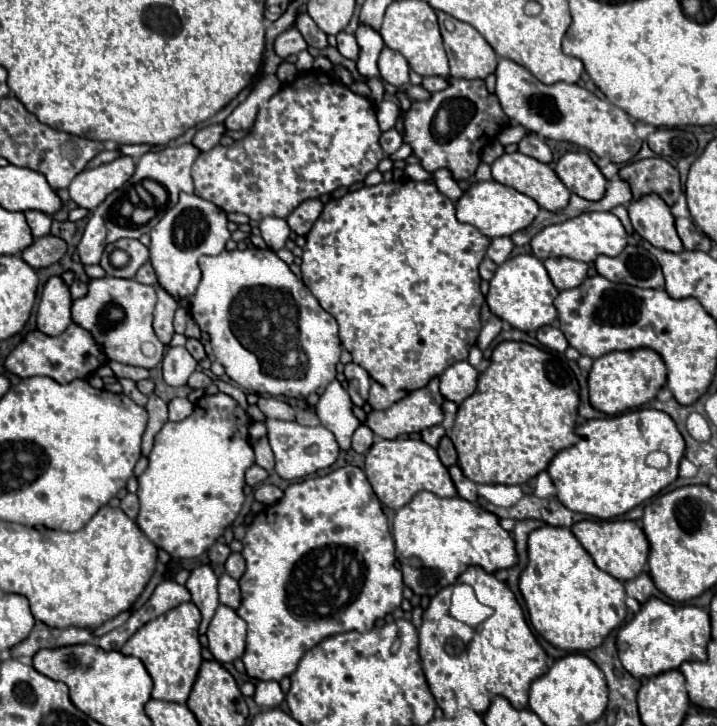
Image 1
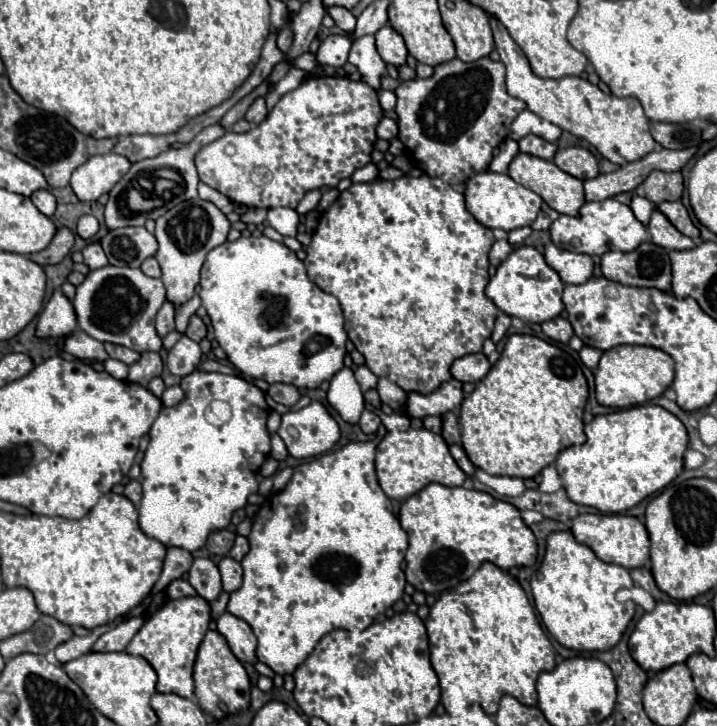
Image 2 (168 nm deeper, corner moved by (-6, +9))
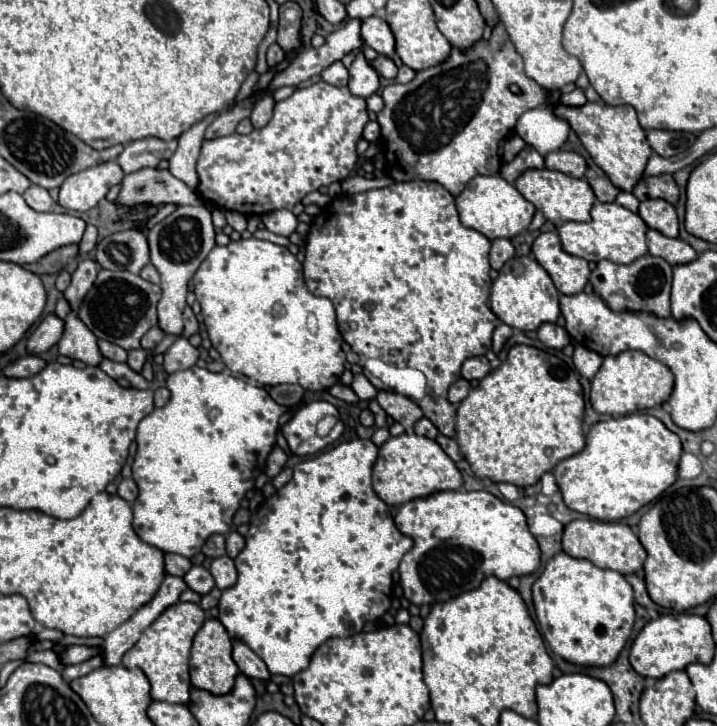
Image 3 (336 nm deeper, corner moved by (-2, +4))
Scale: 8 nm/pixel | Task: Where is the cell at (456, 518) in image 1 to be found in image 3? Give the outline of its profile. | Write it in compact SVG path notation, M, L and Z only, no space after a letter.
M436 492L432 496L406 502L398 510L394 522L402 534L414 540L412 550L408 550L400 562L400 586L406 600L416 606L446 602L462 592L476 590L488 576L508 580L512 576L532 574L540 564L540 548L528 530L524 512L518 506L502 502L490 492Z

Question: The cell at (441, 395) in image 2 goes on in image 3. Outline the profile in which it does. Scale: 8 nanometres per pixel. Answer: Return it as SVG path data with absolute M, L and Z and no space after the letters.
M460 378L460 380L456 380L456 382L450 386L450 390L448 390L448 400L450 400L454 406L458 406L468 392L470 392L470 382L464 380L464 378Z

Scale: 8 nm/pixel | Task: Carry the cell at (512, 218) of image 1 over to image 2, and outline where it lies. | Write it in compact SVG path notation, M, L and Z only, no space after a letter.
M482 171L472 175L466 181L464 197L466 197L466 209L476 217L478 223L482 223L488 229L504 229L504 231L532 225L542 205L540 195L518 185L506 173L492 173L492 171Z

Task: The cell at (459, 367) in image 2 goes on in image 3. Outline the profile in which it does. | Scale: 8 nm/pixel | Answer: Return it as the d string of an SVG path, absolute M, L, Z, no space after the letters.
M476 356L476 358L468 358L462 364L462 376L466 380L480 380L490 372L490 364L486 356Z

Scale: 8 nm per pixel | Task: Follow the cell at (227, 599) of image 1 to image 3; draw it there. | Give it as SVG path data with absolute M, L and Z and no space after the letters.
M220 556L212 560L210 566L210 574L216 580L216 586L220 590L230 588L232 584L236 584L236 568L234 568L234 560L230 556Z

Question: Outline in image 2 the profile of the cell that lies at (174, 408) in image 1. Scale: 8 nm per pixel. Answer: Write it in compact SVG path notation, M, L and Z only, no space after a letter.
M174 385L174 387L168 387L168 389L164 391L164 395L162 395L162 405L164 405L164 407L174 407L174 405L178 405L182 399L184 399L182 387Z

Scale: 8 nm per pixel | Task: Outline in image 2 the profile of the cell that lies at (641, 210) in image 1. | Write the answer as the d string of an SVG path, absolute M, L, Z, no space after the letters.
M658 209L652 211L652 219L648 223L648 231L650 231L650 237L652 237L652 243L664 247L666 251L672 251L672 249L688 249L688 247L694 247L696 241L682 235L670 221L664 213L660 213Z

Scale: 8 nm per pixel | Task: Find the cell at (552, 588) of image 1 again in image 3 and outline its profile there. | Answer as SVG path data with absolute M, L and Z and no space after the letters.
M566 552L556 554L532 586L534 612L550 650L580 666L608 666L626 646L634 626L632 586L620 572L602 570Z

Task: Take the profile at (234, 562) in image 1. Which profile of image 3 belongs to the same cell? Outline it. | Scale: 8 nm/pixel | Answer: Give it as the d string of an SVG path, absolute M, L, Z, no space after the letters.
M236 530L230 532L226 536L226 554L232 556L232 558L236 558L242 548L244 548L244 536L240 536Z

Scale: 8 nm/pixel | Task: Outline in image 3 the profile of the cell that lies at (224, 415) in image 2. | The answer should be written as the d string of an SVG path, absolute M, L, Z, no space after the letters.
M198 366L170 374L166 388L172 394L170 402L164 408L154 408L154 412L144 416L138 424L138 450L132 464L132 478L138 484L138 498L132 506L134 530L144 542L162 552L192 558L200 552L208 536L230 532L232 516L240 500L254 488L254 480L264 472L266 458L276 444L278 420L286 408L274 402L260 386Z

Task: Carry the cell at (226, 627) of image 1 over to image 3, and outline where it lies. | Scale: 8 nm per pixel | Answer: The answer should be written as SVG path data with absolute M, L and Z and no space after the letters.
M234 640L232 656L234 656L234 662L238 664L240 672L246 674L248 678L258 678L258 680L264 680L264 682L270 680L270 672L266 668L266 664L262 662L262 658L256 656L246 644Z

